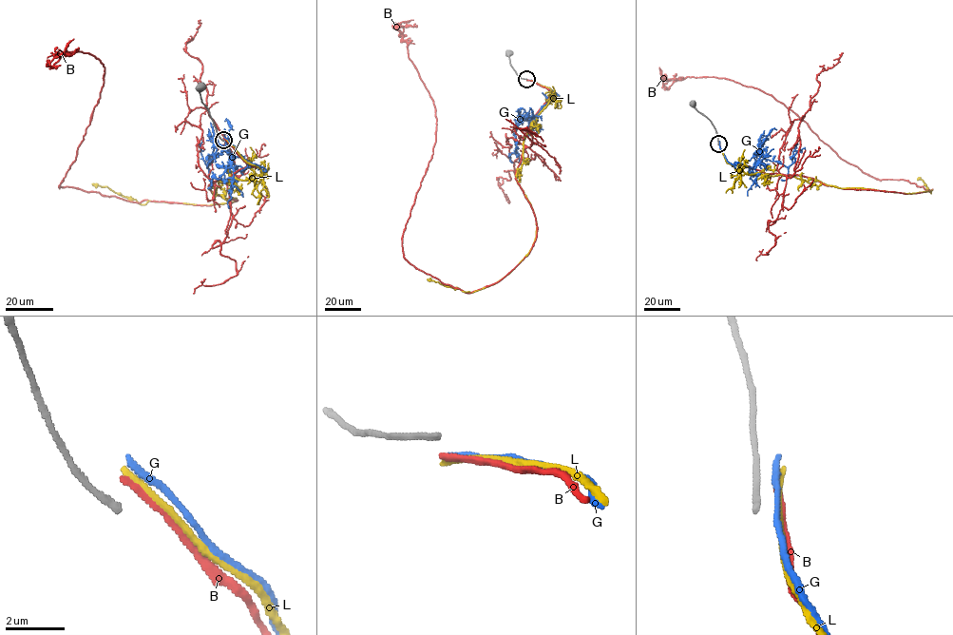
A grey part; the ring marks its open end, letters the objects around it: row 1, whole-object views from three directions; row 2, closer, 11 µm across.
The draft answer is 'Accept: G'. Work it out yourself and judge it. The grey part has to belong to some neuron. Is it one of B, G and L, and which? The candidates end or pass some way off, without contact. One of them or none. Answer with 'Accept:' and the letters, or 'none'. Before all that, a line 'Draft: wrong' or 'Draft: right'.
Draft: wrong
Accept: L

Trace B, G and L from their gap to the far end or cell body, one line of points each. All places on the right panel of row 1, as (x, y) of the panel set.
B: (719, 144), (729, 163), (768, 174), (932, 189), (863, 173), (758, 89), (687, 76), (667, 88), (659, 67)
G: (719, 143), (734, 167), (738, 163), (754, 168), (759, 151), (789, 166), (792, 152), (801, 150)
L: (719, 143), (727, 163), (749, 174), (793, 176), (843, 188), (931, 193), (919, 177)

